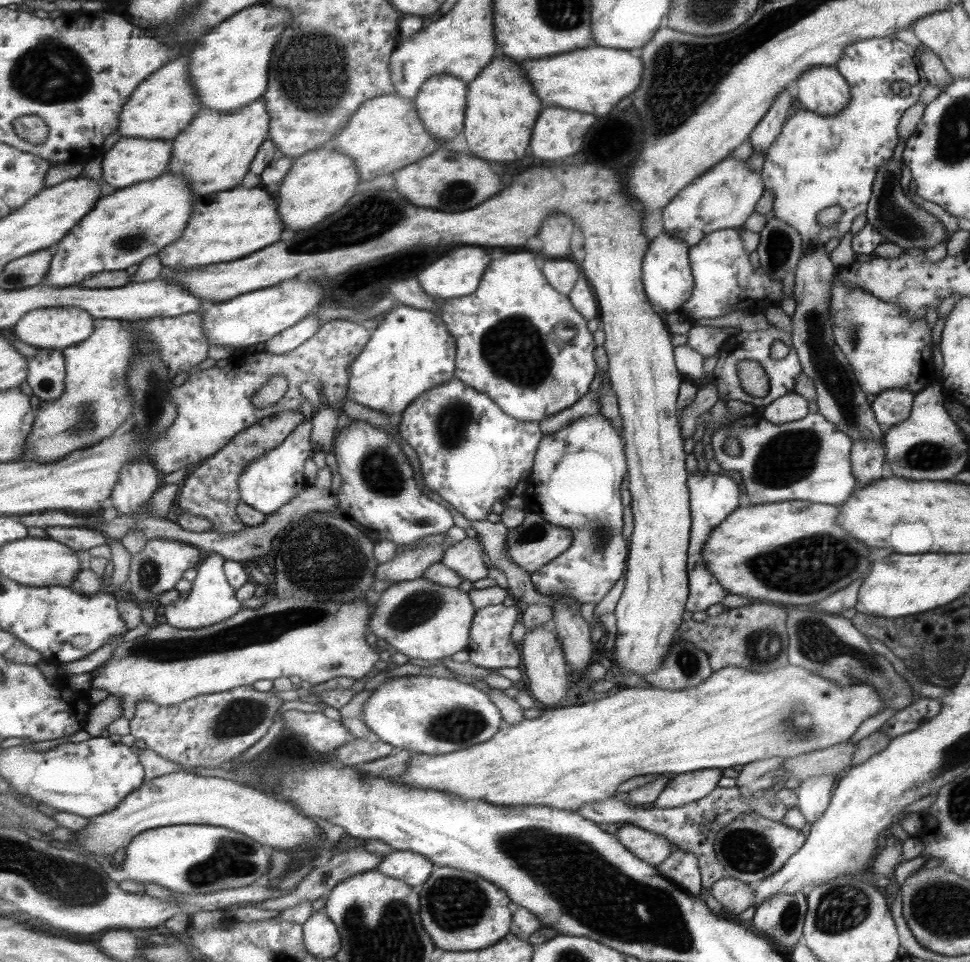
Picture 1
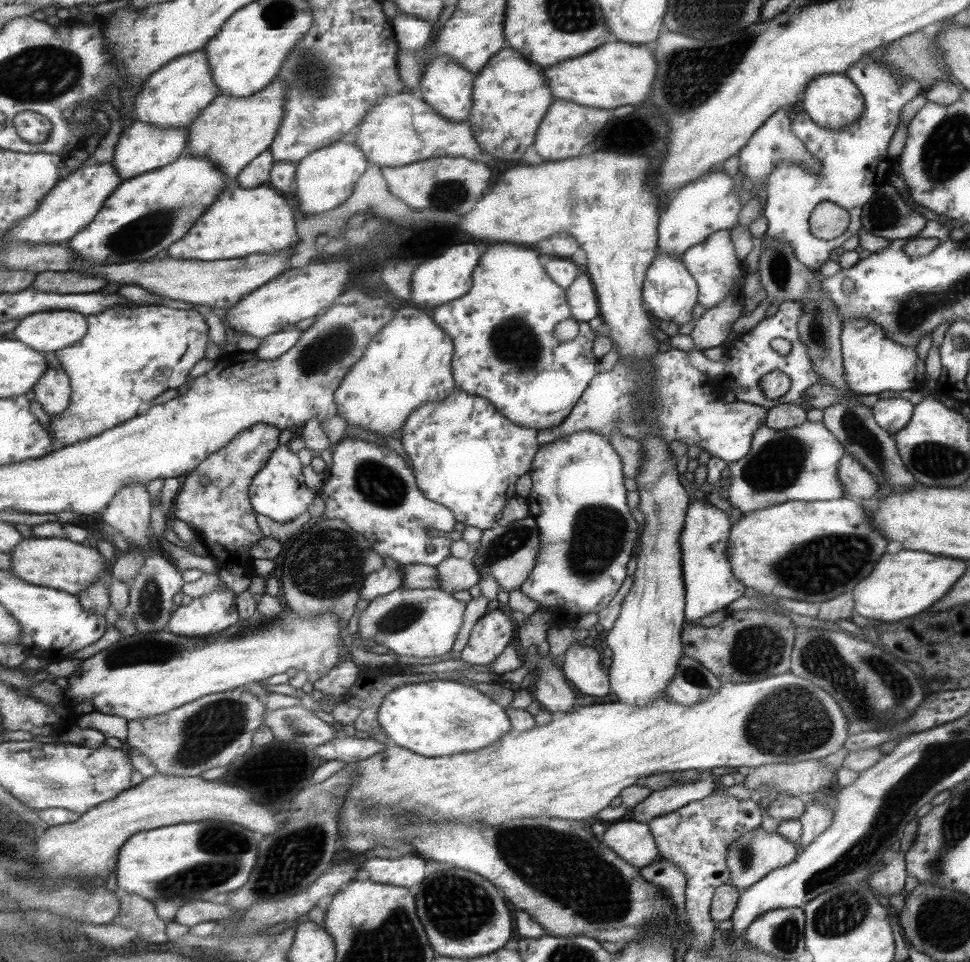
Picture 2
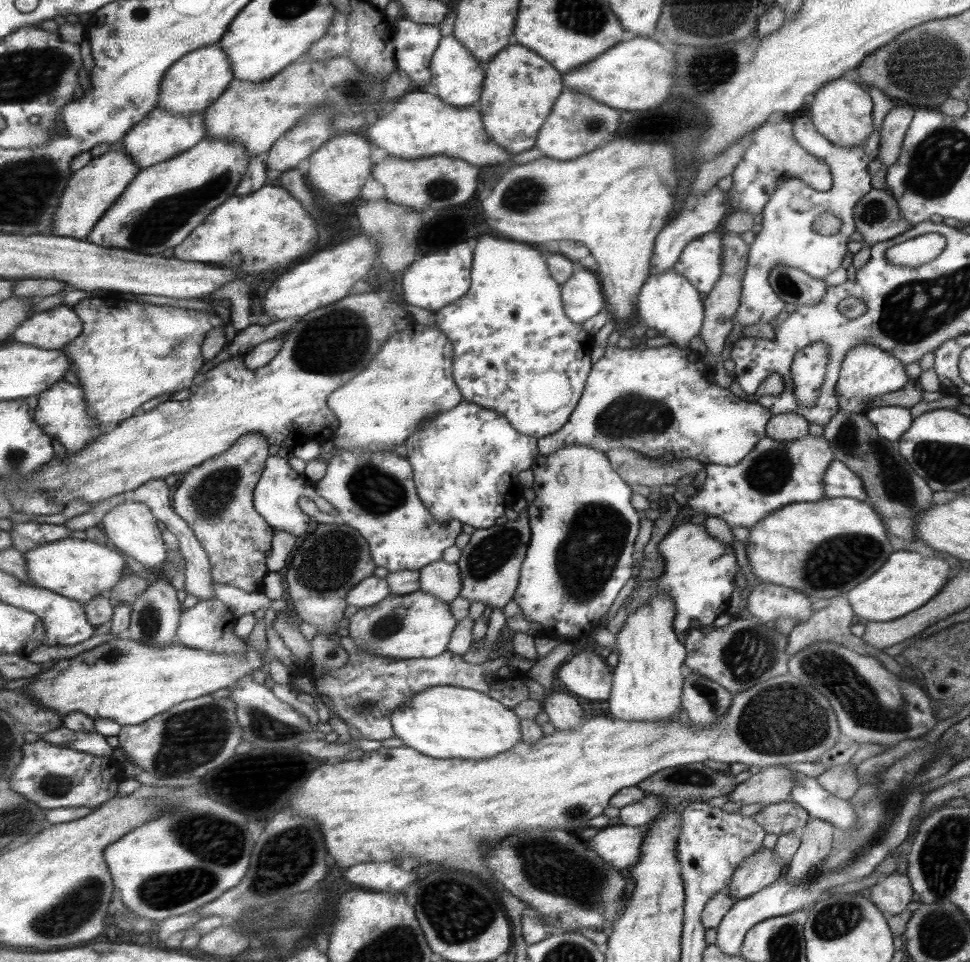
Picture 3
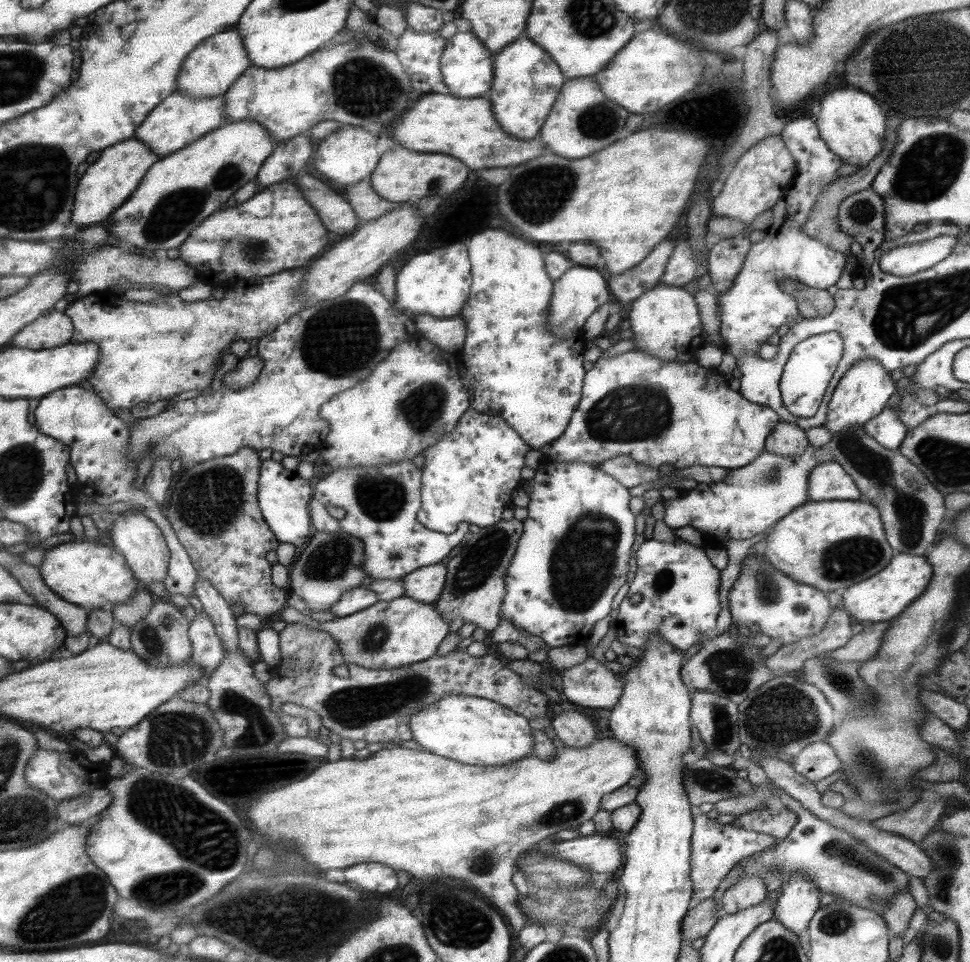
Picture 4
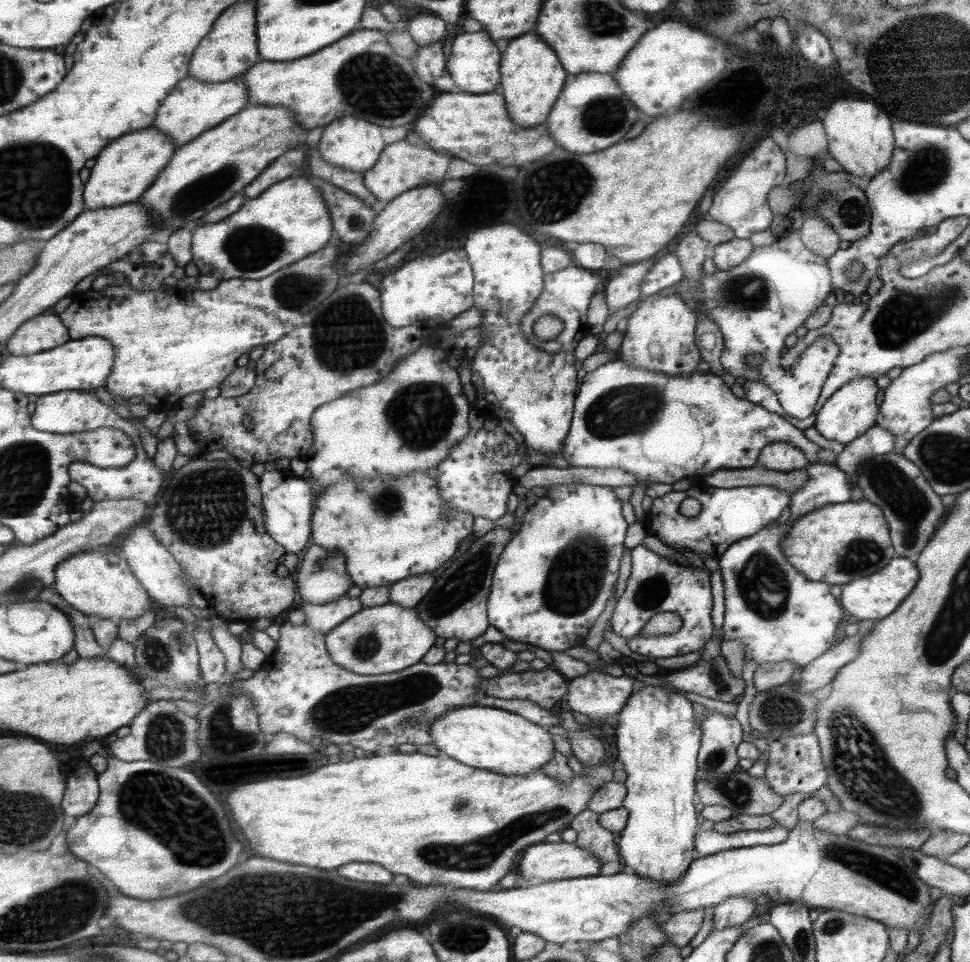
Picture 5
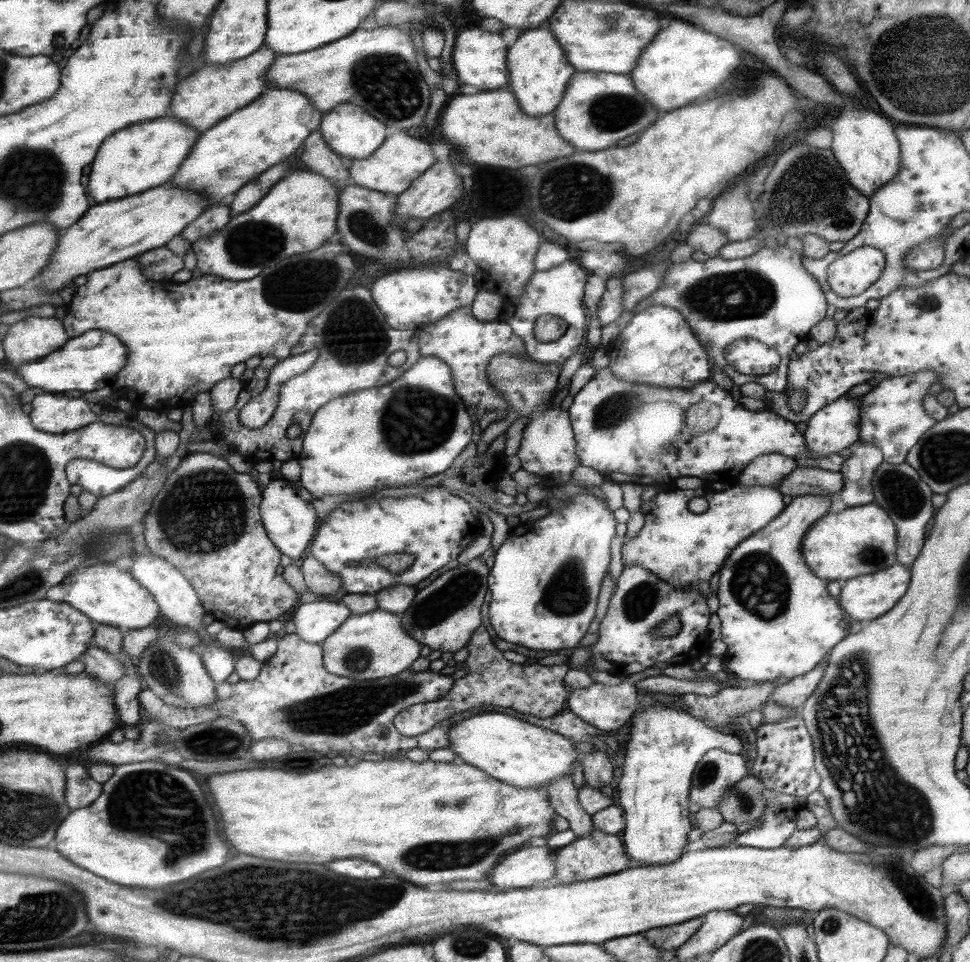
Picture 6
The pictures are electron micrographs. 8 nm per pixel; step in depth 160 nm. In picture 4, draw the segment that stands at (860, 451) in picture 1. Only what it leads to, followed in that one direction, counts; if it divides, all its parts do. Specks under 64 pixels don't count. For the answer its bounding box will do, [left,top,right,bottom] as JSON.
[807,460,861,500]

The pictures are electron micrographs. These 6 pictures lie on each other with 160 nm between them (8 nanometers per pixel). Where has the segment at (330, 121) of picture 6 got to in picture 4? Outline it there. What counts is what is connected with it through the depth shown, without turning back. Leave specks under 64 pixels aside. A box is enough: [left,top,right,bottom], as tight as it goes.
[313,125,380,186]

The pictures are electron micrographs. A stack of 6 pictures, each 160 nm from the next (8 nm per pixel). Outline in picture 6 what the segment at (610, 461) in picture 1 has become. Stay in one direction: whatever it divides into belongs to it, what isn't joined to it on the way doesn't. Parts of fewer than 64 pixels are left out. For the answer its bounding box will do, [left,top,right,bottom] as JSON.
[487,494,616,650]

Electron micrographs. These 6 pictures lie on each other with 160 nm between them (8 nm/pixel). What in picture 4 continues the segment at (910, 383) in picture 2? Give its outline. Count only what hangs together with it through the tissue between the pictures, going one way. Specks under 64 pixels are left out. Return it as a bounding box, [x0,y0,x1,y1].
[822,358,896,434]

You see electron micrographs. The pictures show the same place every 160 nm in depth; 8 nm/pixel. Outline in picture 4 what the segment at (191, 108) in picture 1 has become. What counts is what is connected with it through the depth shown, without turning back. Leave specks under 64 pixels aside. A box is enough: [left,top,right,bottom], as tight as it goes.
[176,26,251,97]

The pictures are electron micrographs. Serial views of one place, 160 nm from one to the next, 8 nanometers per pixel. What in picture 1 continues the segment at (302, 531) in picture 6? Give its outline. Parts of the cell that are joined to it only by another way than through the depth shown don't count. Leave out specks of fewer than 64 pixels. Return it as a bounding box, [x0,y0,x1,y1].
[238,415,312,514]

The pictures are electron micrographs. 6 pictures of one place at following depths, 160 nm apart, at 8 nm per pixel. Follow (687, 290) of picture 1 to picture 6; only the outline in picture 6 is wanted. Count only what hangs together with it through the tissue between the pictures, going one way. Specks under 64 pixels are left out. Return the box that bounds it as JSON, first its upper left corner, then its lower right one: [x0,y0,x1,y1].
[606,304,711,389]

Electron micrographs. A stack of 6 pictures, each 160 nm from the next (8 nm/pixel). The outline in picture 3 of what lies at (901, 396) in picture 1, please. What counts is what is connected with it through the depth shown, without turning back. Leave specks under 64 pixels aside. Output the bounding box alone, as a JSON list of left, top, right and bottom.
[864,406,913,443]

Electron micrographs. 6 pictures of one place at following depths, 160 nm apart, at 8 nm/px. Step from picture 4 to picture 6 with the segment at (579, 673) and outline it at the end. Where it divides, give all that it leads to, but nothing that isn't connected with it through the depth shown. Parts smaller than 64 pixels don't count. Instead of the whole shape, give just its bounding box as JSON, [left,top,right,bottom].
[567,667,658,731]

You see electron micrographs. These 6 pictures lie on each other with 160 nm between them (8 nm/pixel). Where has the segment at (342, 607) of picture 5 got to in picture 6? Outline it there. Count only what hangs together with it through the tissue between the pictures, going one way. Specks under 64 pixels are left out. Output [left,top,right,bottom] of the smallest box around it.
[290,601,349,644]

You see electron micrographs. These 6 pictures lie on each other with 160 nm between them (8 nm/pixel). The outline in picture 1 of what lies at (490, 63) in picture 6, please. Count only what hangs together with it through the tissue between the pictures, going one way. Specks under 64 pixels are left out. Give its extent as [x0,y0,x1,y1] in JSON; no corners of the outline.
[412,74,466,143]

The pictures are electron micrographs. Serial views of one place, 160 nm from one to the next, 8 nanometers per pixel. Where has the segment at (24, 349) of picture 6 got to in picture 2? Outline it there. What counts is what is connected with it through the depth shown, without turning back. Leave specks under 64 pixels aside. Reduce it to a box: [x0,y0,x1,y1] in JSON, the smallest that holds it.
[15,312,90,352]

